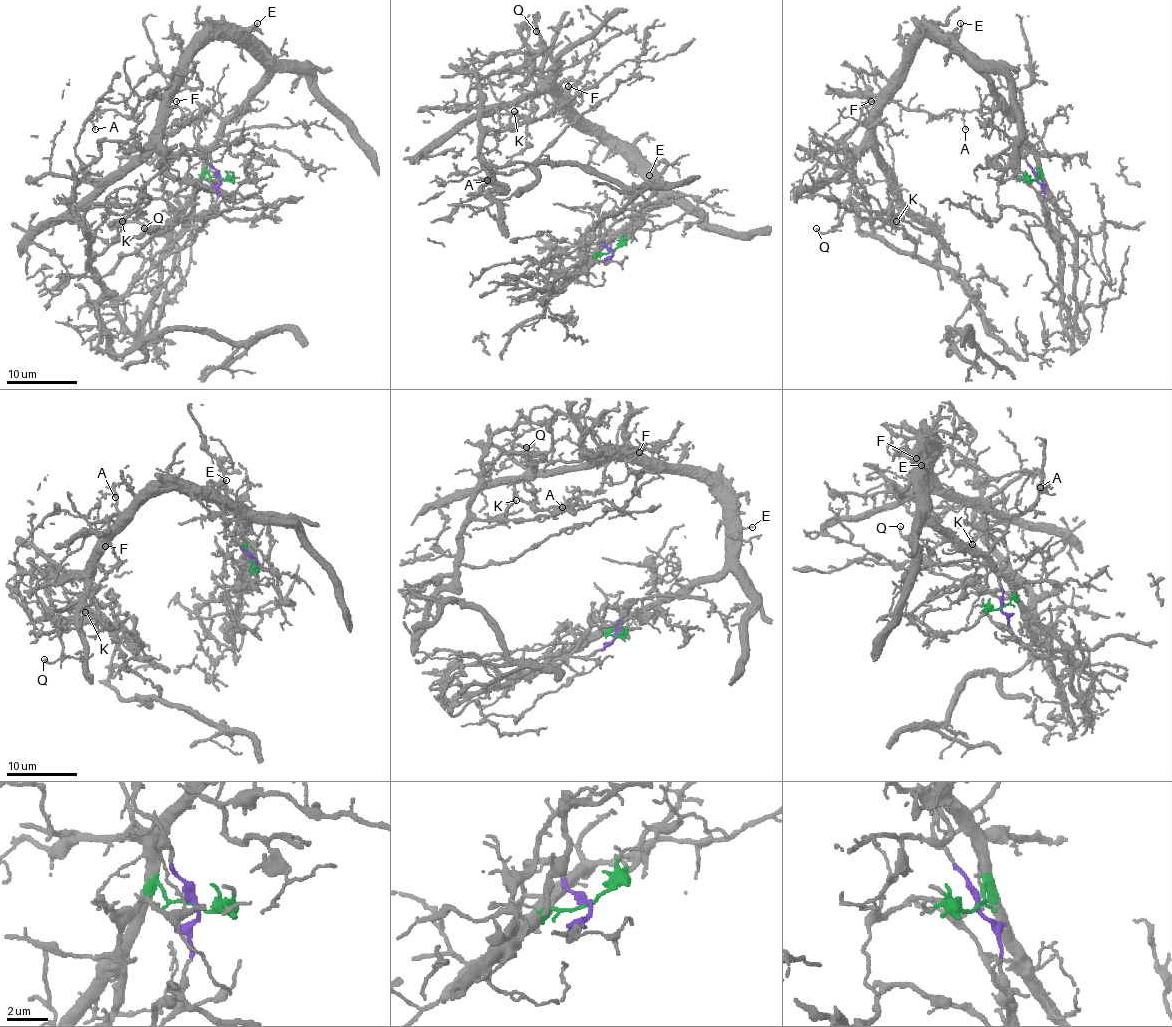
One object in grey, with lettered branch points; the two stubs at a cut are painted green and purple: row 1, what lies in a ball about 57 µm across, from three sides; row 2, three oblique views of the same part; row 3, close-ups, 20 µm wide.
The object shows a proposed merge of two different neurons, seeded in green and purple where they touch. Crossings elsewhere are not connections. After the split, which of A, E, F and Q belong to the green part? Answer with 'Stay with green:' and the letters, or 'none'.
Stay with green: A, E, F

